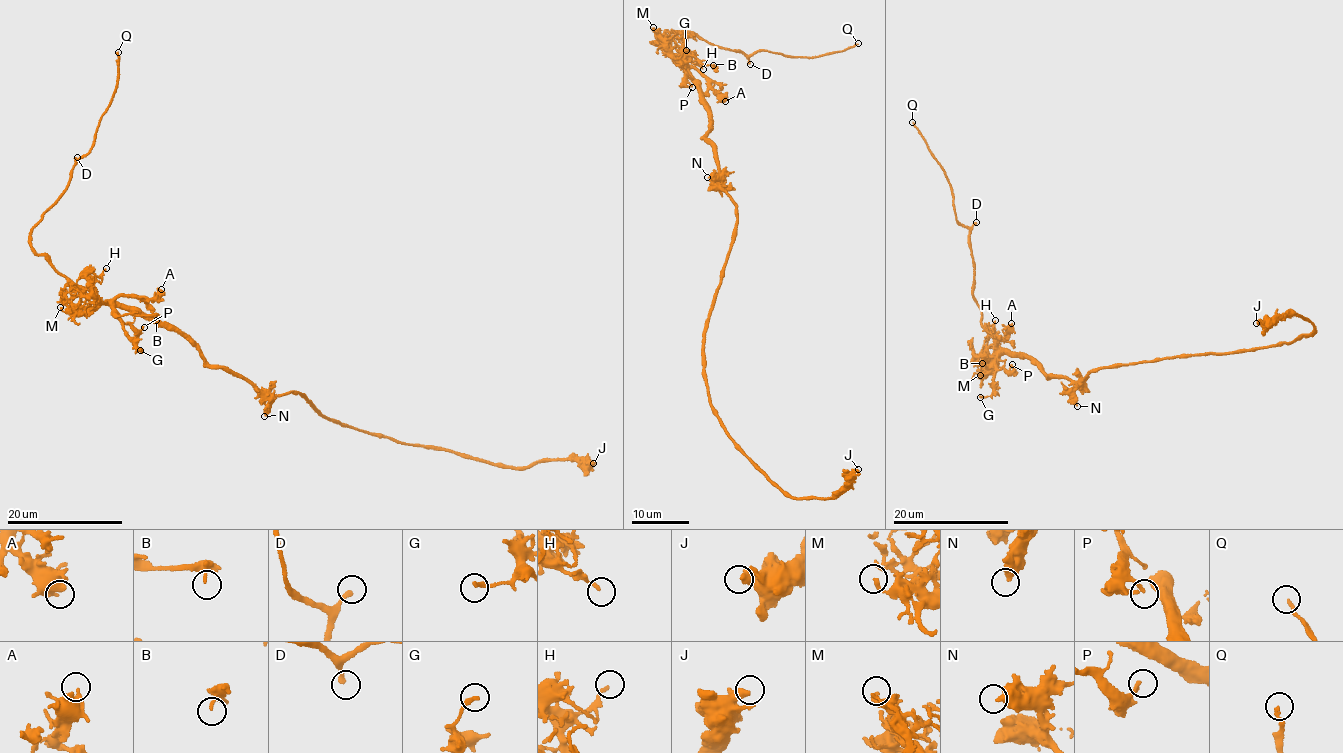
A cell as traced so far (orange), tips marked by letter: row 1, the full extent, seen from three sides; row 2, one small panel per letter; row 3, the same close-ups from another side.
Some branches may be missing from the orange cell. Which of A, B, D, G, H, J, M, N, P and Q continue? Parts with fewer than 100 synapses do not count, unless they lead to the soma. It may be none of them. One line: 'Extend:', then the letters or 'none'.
Extend: Q

